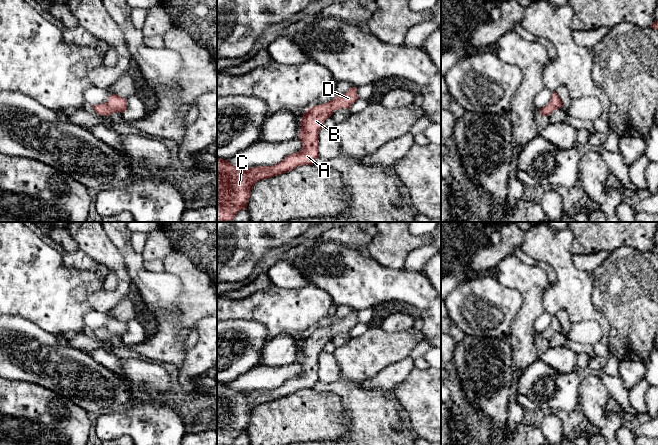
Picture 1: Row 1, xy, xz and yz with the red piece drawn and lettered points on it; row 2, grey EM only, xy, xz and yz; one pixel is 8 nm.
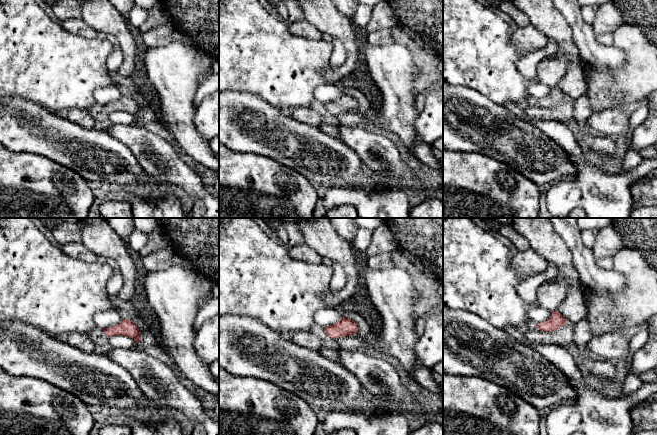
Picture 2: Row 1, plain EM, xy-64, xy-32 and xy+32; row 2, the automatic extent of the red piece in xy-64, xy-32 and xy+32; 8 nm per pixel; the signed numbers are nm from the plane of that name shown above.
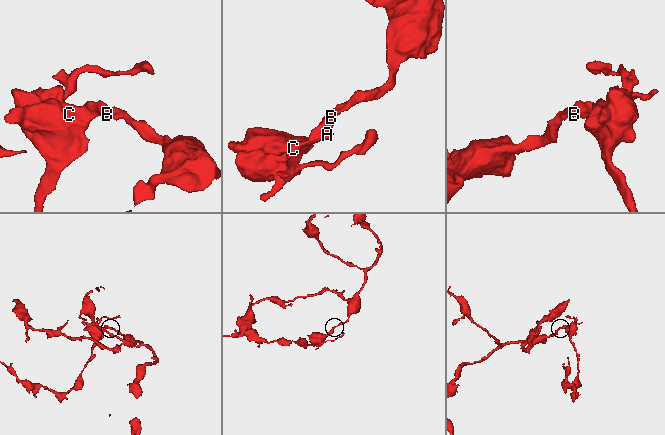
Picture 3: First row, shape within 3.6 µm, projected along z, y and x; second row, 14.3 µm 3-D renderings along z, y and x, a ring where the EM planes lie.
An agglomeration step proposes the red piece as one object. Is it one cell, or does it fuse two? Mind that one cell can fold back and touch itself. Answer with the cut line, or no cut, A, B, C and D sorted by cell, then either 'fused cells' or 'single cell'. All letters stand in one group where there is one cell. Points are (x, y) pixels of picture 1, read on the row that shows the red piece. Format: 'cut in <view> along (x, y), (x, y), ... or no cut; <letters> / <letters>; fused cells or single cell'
no cut; A B C D; single cell

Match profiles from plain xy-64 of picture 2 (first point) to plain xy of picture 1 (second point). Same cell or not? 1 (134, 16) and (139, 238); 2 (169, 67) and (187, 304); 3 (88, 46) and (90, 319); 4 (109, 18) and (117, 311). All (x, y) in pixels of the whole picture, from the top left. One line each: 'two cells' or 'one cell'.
1: one cell
2: two cells
3: two cells
4: two cells

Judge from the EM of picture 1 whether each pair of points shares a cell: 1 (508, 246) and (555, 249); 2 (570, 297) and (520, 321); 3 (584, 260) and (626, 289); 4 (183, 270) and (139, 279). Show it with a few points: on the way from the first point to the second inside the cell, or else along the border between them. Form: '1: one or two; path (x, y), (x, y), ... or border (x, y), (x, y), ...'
1: two; border (525, 233), (520, 247)
2: two; border (551, 286), (544, 294), (544, 310)
3: two; border (609, 253), (591, 273)
4: two; border (164, 271), (179, 278), (180, 294)

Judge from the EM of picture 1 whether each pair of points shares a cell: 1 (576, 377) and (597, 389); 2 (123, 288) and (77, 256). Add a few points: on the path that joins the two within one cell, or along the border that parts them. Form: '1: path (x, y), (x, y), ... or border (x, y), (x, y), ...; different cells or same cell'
1: border (582, 377), (578, 402); different cells
2: border (79, 249), (85, 252), (97, 264); different cells

